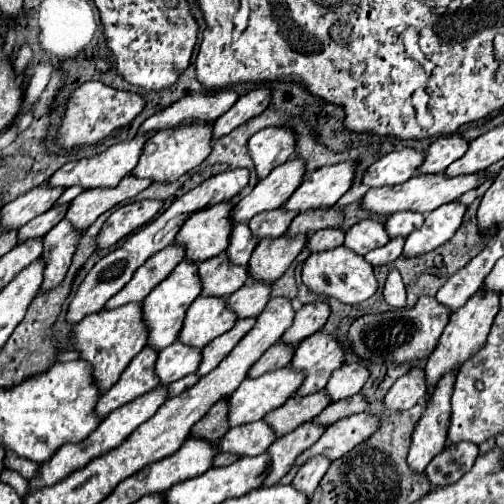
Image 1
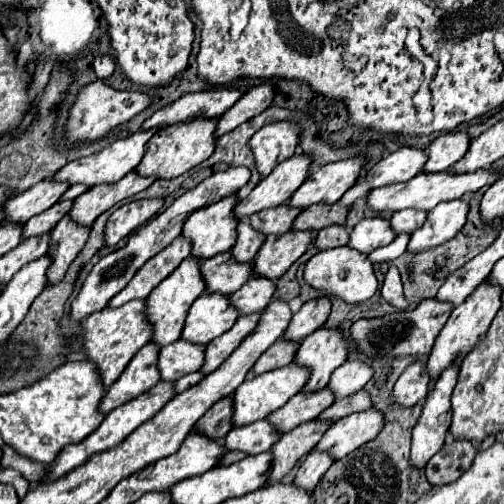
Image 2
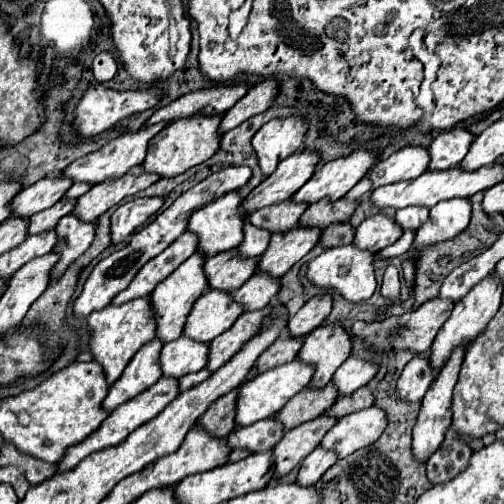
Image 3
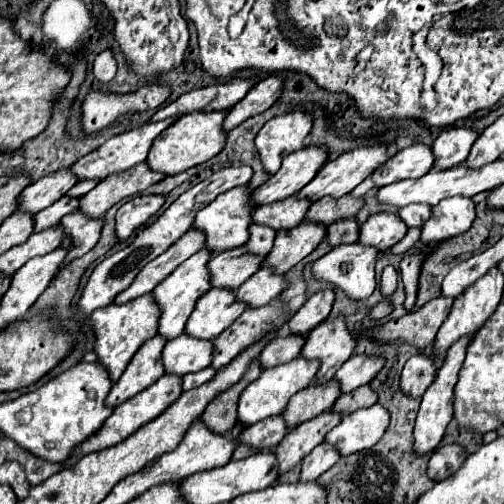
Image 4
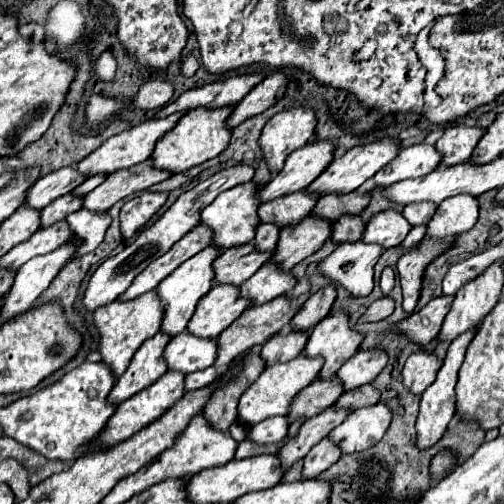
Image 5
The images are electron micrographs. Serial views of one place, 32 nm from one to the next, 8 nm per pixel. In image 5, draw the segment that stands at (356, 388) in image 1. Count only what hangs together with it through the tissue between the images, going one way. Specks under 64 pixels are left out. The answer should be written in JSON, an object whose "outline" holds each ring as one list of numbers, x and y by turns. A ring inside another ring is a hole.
{"outline":[[360,350,356,352,340,370,338,378,344,382,346,390,372,382,388,362,384,350]]}

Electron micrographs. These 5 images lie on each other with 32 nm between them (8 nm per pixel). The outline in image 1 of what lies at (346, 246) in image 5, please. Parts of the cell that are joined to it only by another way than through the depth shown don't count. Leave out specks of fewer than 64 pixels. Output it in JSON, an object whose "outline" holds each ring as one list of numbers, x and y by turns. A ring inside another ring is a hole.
{"outline":[[344,246,312,254,304,262,302,282,310,288,310,292,320,294,324,298,336,298,336,300,340,300,344,304,360,304,360,302,368,300,378,288,372,266,364,260,364,256,352,252,352,250,344,248]]}

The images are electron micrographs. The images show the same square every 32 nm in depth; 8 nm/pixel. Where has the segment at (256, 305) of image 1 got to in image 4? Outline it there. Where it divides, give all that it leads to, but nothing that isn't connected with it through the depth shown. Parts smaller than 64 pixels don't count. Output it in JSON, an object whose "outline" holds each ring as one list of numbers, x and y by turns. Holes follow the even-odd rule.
{"outline":[[262,266,236,290,236,294,238,300,246,302,250,308,256,308,268,304,272,298,278,298,278,294,286,288,288,288,288,280,284,274,276,274,268,266]]}

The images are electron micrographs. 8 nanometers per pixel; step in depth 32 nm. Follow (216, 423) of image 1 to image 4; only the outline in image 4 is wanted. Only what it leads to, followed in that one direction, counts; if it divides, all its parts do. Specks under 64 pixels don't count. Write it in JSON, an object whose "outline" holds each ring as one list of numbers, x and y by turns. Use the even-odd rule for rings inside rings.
{"outline":[[254,358,254,360,250,362,250,366,246,368,244,376,242,376,234,386,230,386,228,390,220,392,214,400,208,402,208,406,206,406,206,410,202,412,200,418,204,420,204,424,206,424,210,430,214,430,214,432,218,432,218,434,228,434,228,432,230,432,230,428,236,424,238,396,240,396,240,392,242,392,248,384,252,384,252,380,256,380,256,376,260,376,260,372,262,372,260,360]]}

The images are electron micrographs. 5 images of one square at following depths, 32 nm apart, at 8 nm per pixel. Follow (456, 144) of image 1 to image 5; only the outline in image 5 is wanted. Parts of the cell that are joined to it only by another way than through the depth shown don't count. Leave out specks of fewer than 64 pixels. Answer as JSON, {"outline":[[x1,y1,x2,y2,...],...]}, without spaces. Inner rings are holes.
{"outline":[[464,124,446,128,442,138,436,142,436,148,442,154,442,166,454,166,460,162,468,162,478,140,484,136,484,128,474,126,468,128]]}

